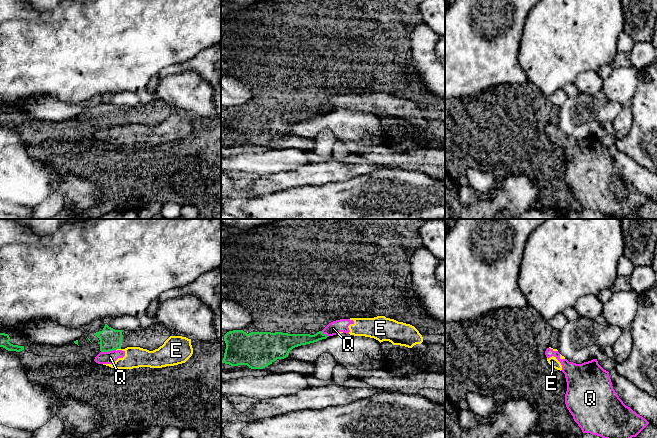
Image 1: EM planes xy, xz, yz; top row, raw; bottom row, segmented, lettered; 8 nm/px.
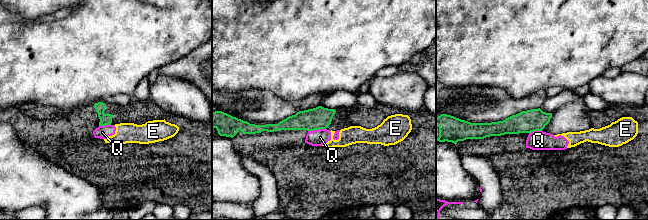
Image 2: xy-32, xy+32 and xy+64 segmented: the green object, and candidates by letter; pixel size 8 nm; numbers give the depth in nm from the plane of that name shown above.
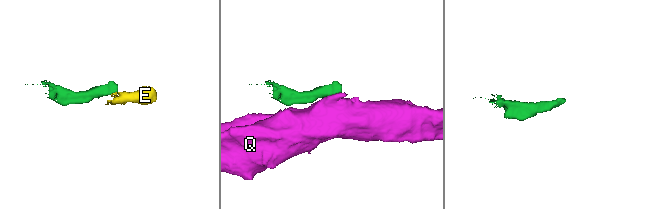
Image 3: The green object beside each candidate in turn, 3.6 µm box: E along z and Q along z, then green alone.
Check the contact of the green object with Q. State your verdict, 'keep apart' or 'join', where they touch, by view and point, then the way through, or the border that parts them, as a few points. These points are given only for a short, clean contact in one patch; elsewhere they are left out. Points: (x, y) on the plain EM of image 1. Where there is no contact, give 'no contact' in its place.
keep apart; meets green in xy at (108, 127); border along xy (115, 125), (101, 128)

